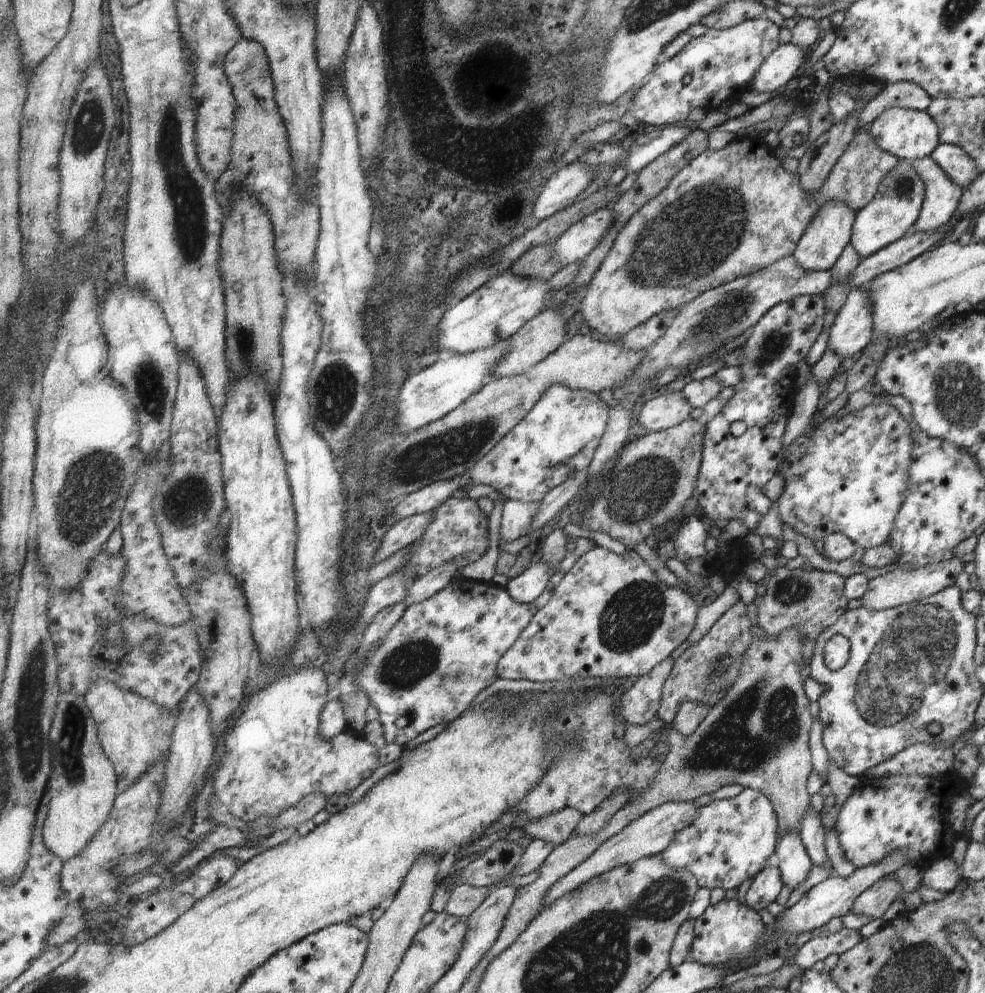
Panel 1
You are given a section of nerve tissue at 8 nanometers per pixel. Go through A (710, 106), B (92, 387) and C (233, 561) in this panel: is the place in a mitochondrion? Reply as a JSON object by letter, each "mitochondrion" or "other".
{"A":"other","B":"other","C":"other"}

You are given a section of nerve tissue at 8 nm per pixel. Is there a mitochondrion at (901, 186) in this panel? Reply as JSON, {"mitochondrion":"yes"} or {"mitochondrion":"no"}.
{"mitochondrion":"yes"}

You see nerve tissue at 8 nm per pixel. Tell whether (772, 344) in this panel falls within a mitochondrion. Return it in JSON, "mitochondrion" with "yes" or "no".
{"mitochondrion":"yes"}

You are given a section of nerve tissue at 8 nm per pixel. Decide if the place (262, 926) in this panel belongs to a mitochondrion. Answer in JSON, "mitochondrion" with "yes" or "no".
{"mitochondrion":"no"}

